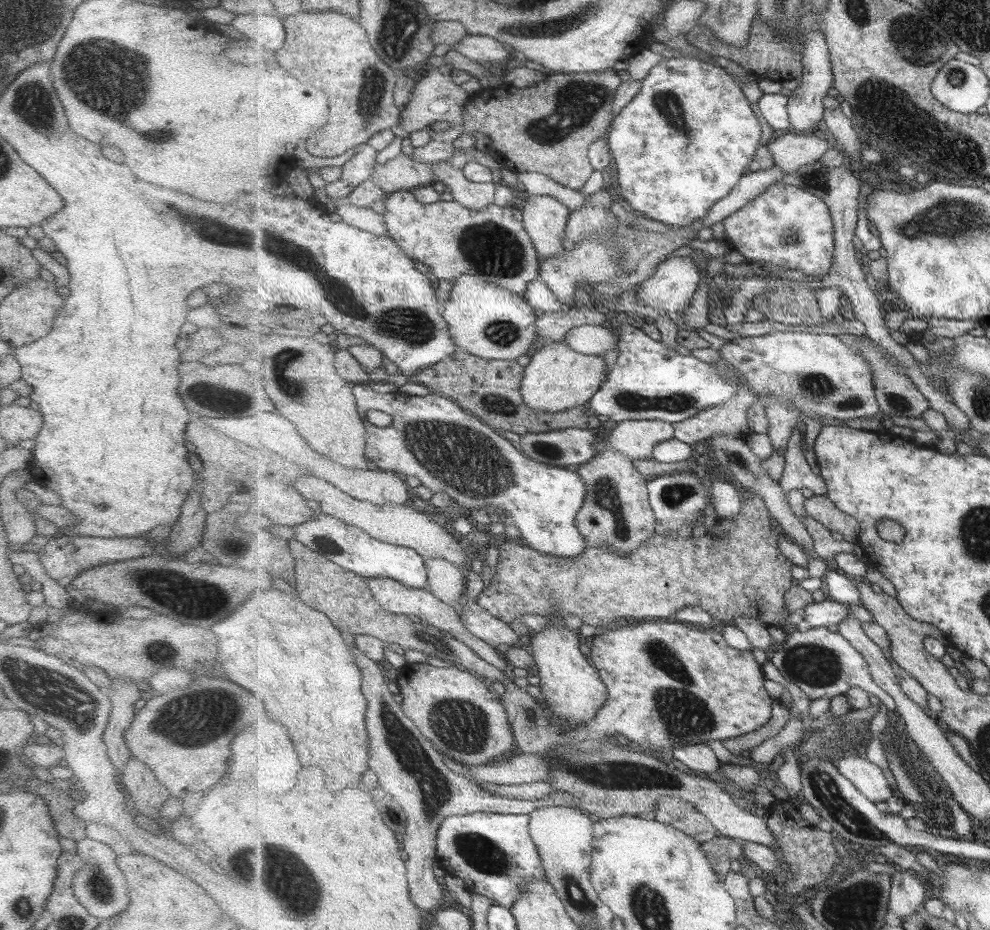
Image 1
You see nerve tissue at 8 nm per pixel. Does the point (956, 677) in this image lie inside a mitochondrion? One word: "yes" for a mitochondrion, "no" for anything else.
no

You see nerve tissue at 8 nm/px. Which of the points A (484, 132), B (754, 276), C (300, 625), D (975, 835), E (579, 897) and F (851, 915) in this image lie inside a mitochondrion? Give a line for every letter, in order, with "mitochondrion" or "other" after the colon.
A: other
B: other
C: other
D: other
E: mitochondrion
F: mitochondrion

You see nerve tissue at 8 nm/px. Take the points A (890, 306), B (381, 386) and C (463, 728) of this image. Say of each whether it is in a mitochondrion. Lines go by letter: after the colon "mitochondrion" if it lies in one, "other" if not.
A: other
B: other
C: mitochondrion

